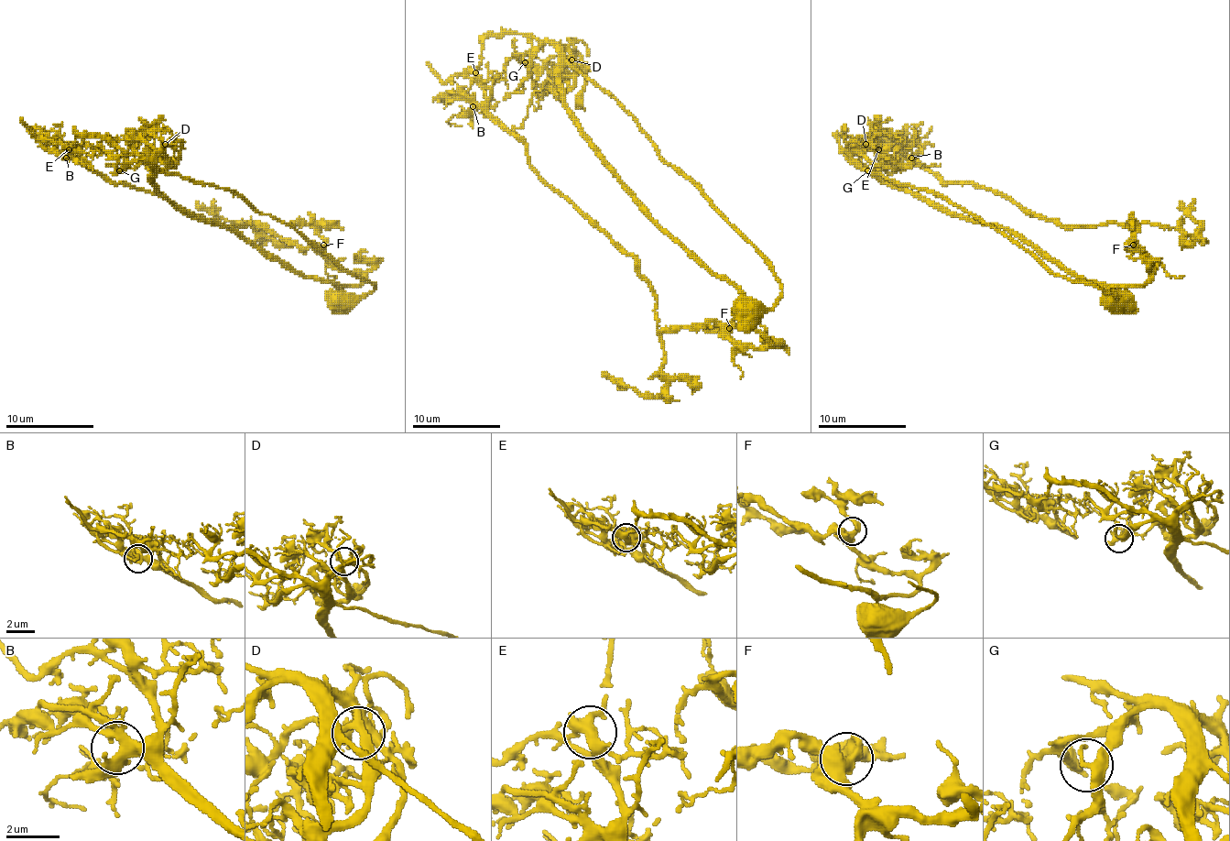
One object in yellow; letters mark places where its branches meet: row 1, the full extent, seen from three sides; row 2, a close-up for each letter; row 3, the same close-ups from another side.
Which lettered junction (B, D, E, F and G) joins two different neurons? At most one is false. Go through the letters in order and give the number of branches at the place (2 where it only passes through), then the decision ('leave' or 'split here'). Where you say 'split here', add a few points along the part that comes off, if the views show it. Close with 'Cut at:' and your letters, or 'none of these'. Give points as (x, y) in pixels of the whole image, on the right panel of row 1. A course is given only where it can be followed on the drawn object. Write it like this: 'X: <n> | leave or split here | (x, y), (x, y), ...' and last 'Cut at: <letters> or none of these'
B: 6 | leave
D: 5 | leave
E: 3 | split here | (878, 148), (900, 153), (949, 183), (1004, 194), (1063, 225), (1153, 223), (1192, 234), (1202, 223), (1180, 202)
F: 3 | leave
G: 3 | leave
Cut at: E

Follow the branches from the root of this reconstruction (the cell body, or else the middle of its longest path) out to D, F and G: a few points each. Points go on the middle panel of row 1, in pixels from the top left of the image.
D: (749, 308), (732, 284), (701, 267), (650, 216), (582, 130), (560, 84), (562, 47), (571, 60)
F: (749, 308), (745, 308), (745, 317), (771, 344), (767, 348), (740, 348), (729, 337), (729, 328)
G: (749, 308), (732, 284), (701, 267), (650, 216), (582, 130), (565, 102), (558, 51), (545, 42), (525, 62)

